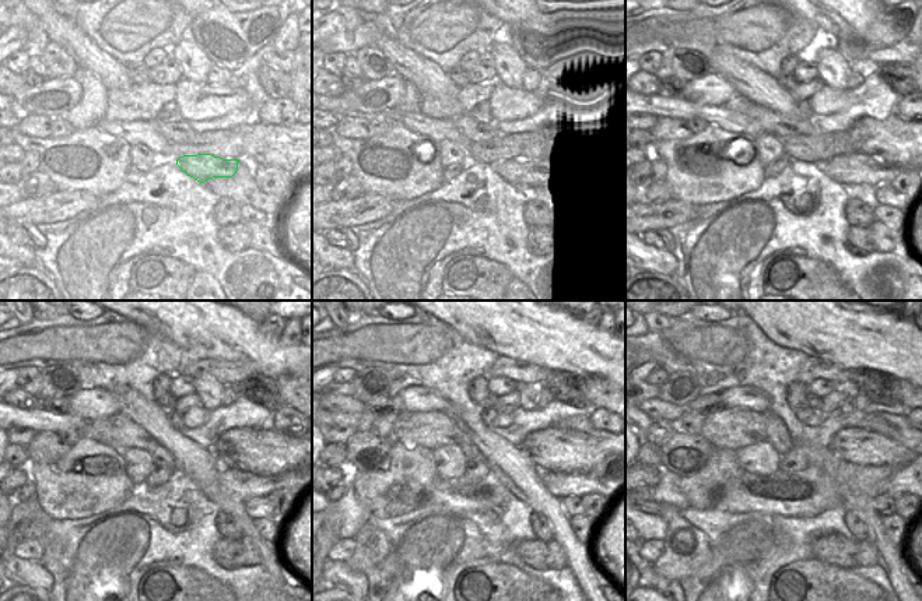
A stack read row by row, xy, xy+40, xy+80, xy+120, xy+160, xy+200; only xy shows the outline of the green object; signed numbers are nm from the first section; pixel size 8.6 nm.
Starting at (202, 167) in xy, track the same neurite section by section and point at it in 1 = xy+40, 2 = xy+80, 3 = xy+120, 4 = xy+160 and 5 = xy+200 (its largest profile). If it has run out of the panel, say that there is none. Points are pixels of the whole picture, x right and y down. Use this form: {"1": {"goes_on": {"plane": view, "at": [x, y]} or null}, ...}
{"1": {"goes_on": {"plane": "xy+40", "at": [549, 176]}}, "2": {"goes_on": {"plane": "xy+80", "at": [854, 168]}}, "3": {"goes_on": {"plane": "xy+120", "at": [244, 485]}}, "4": {"goes_on": {"plane": "xy+160", "at": [561, 485]}}, "5": {"goes_on": {"plane": "xy+200", "at": [908, 480]}}}

